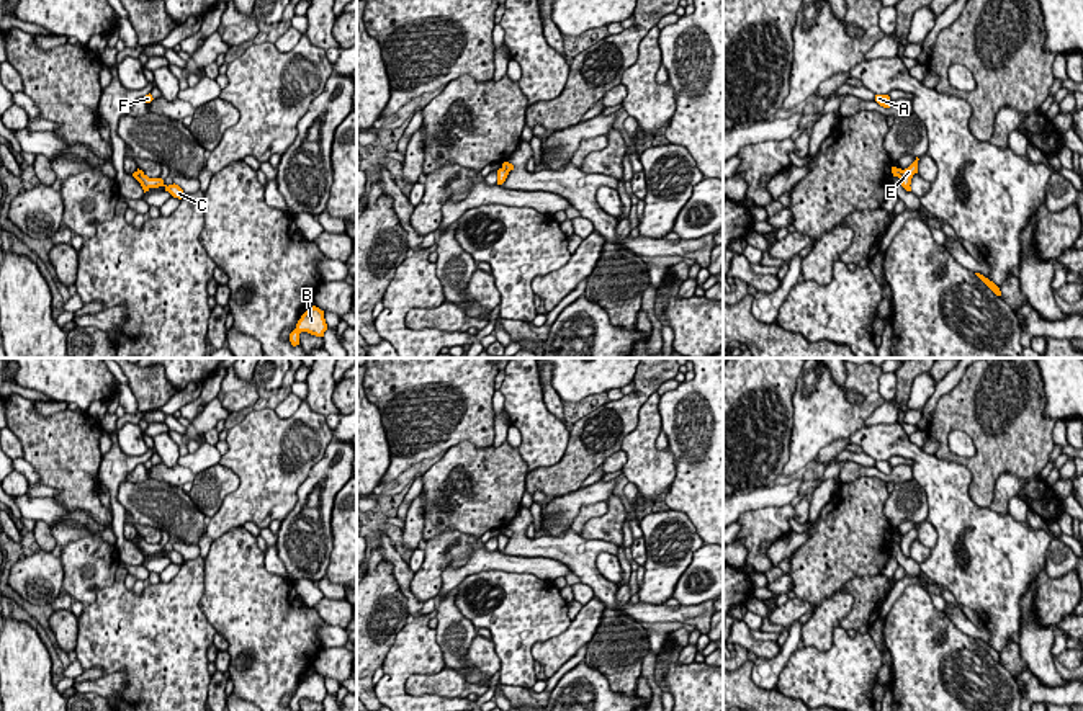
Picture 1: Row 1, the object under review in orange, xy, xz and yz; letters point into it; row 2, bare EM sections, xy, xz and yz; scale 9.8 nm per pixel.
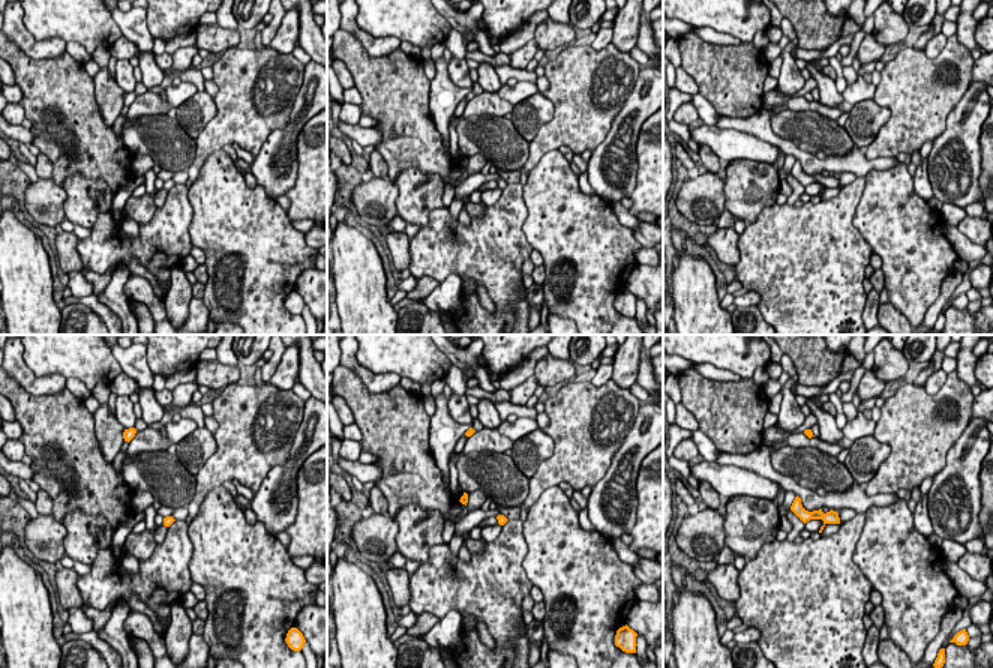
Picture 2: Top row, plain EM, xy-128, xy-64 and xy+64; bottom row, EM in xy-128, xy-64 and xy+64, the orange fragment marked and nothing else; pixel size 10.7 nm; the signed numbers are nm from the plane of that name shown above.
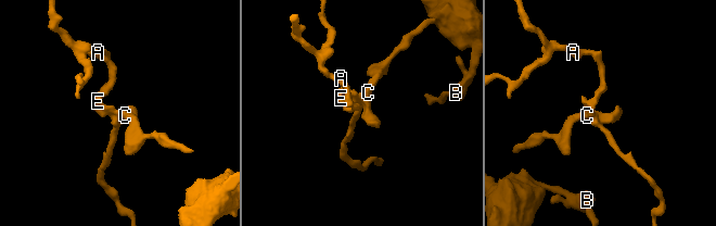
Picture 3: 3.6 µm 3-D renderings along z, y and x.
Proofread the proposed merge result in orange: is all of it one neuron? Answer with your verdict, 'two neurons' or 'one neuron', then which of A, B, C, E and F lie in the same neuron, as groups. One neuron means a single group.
two neurons; groups A B E F / C

